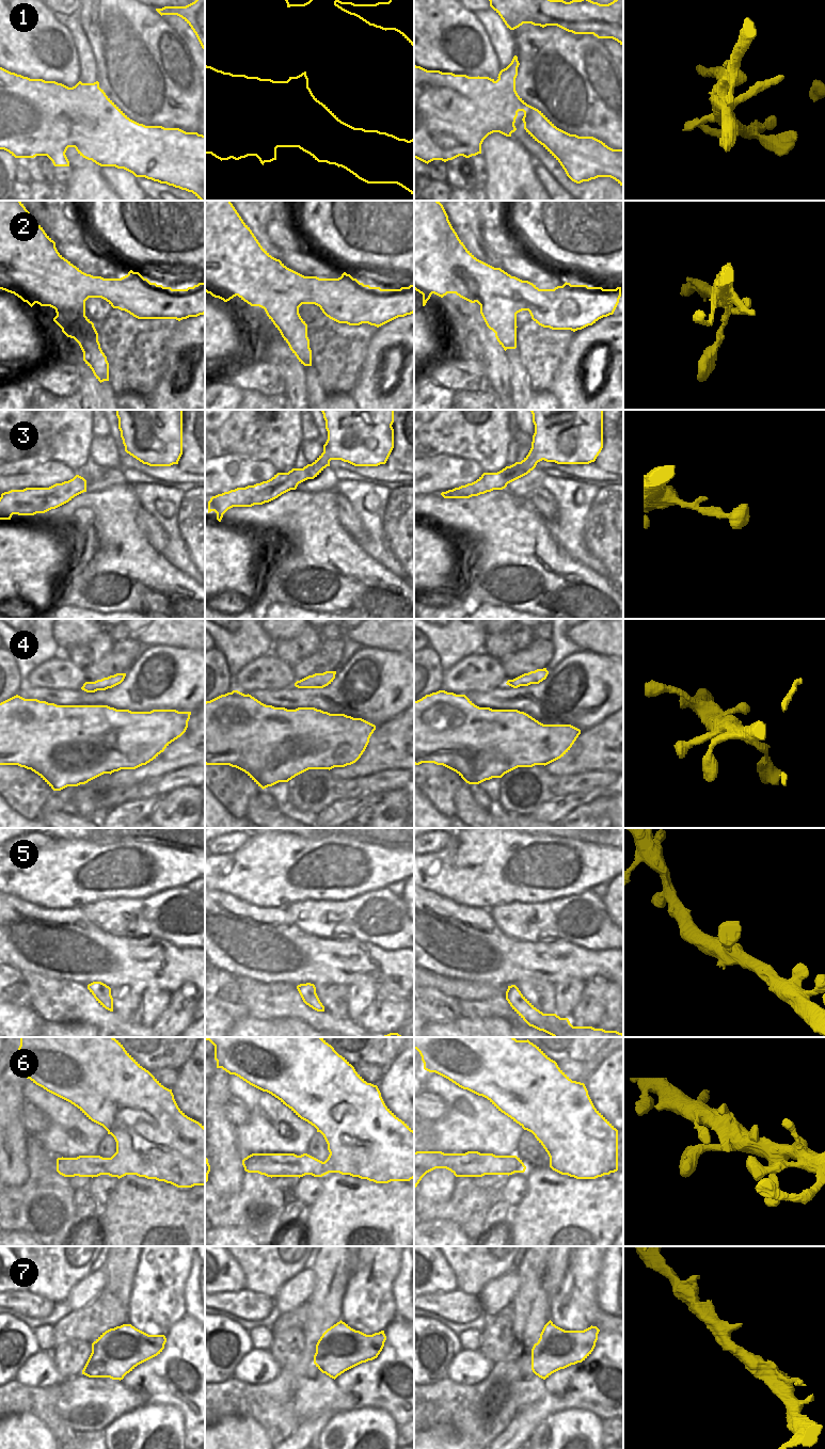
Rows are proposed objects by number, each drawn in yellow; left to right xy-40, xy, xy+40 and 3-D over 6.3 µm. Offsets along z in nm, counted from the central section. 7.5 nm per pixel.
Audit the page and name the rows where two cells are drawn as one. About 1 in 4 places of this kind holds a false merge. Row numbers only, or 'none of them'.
1.

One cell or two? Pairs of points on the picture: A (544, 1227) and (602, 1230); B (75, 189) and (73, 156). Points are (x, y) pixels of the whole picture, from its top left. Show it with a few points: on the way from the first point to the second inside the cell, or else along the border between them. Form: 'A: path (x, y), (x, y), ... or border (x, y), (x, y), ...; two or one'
A: path (558, 1227), (569, 1224), (588, 1224); one
B: path (77, 180), (77, 164); one

